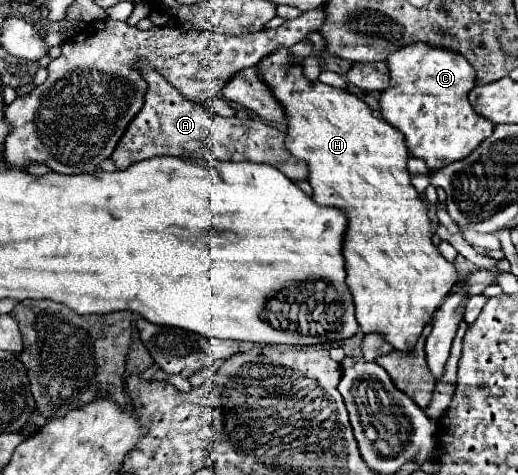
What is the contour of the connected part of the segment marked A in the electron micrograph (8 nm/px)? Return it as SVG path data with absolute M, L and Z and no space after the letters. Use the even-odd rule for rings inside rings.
M140 58L134 64L136 72L148 80L148 92L144 94L144 106L126 128L120 138L112 160L118 170L132 166L134 162L152 158L152 156L182 156L182 158L210 158L210 160L234 160L234 162L264 162L276 168L282 168L286 174L290 164L304 164L296 160L284 146L284 132L262 124L252 118L224 118L208 112L202 104L186 100L176 88L172 88L148 60Z

